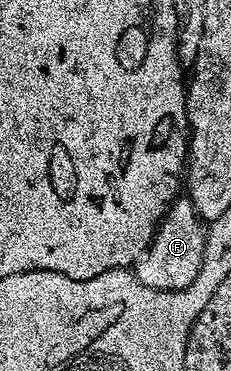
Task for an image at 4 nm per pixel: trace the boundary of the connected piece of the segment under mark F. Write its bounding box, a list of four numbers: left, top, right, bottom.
[134,197,206,291]

